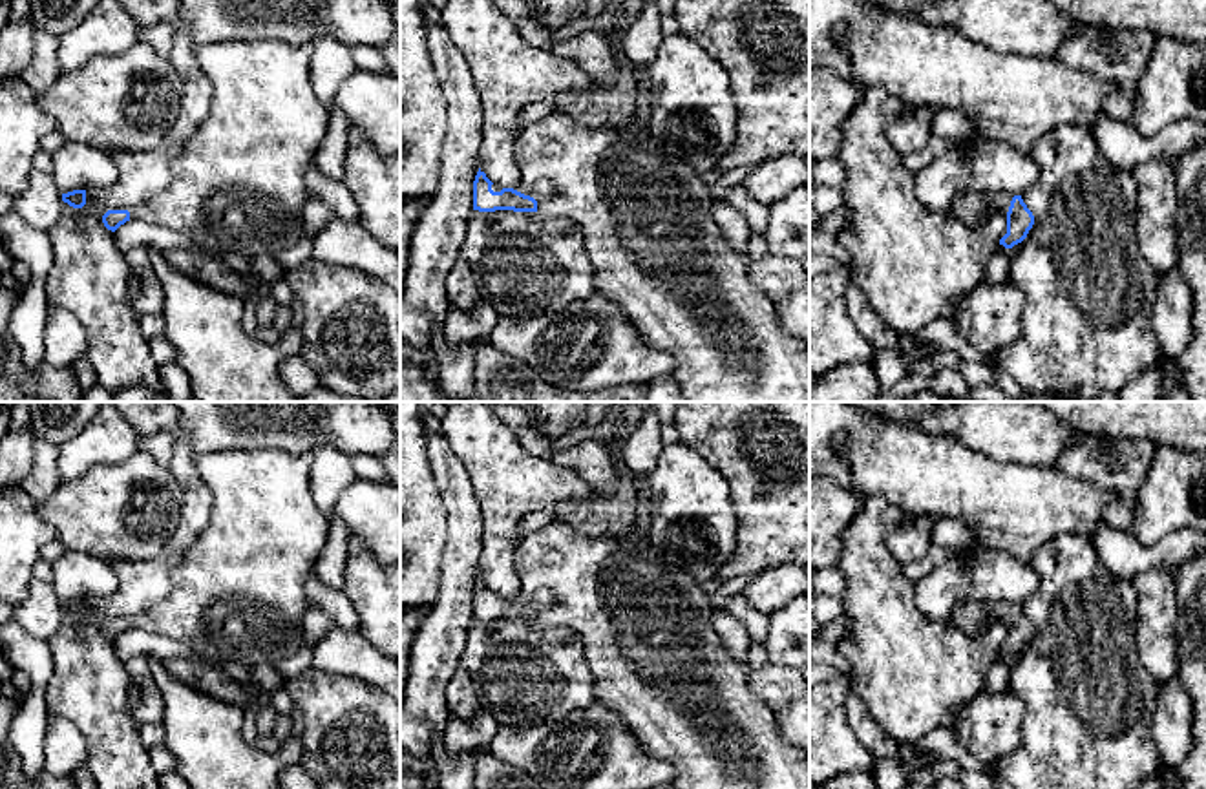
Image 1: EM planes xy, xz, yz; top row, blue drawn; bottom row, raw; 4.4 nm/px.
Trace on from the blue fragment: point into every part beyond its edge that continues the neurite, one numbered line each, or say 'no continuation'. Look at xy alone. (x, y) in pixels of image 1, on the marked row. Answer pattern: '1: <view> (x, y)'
1: xy (238, 187)

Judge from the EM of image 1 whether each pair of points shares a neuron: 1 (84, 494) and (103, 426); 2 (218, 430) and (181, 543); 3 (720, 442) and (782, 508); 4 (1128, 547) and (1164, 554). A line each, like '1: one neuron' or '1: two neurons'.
1: two neurons
2: two neurons
3: one neuron
4: one neuron

